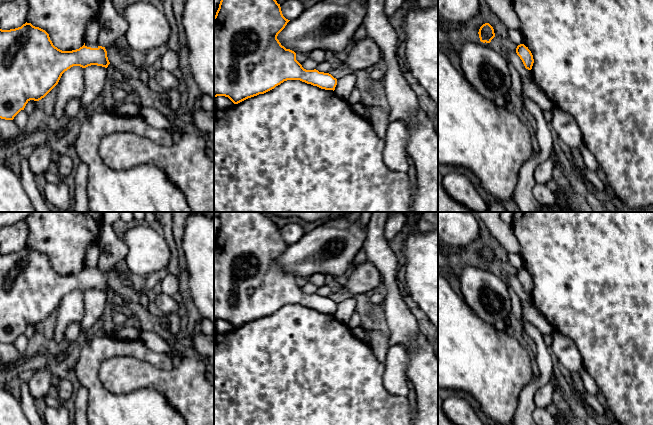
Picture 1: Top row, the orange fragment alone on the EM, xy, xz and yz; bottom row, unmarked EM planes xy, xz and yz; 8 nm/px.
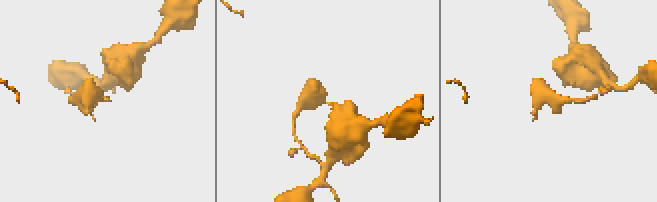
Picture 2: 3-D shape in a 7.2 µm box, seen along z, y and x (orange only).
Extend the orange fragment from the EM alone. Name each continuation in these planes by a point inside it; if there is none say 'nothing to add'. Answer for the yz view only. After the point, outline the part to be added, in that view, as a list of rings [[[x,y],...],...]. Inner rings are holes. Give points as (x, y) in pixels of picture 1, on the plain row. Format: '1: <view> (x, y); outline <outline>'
nothing to add

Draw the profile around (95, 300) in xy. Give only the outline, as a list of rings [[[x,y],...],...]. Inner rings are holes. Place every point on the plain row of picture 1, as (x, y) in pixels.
[[[91,289],[84,292],[84,317],[81,321],[81,333],[89,331],[99,322],[106,304],[105,291]]]

